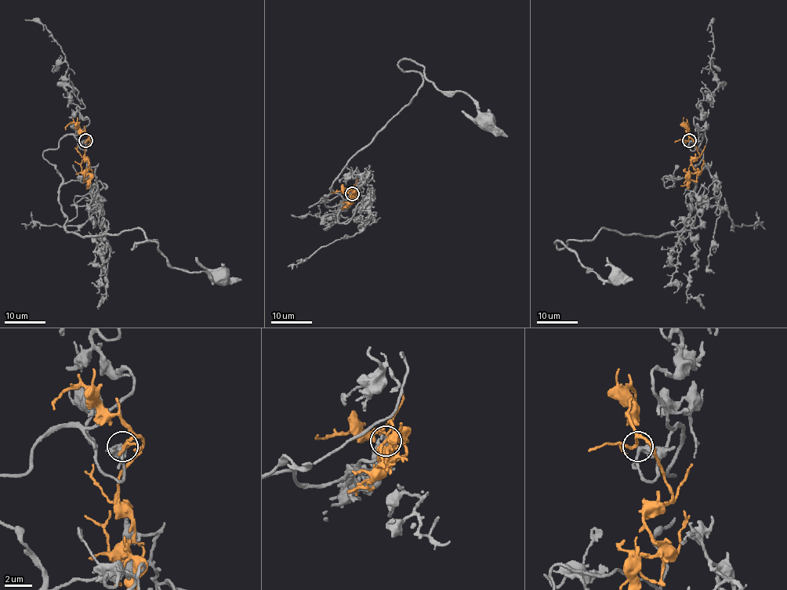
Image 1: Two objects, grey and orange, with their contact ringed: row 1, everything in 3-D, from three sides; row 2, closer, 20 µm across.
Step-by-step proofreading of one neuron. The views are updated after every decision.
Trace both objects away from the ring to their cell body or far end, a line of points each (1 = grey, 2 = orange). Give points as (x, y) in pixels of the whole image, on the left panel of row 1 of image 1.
1: (86, 141), (43, 153), (66, 229), (139, 228), (156, 240), (132, 249), (155, 240), (173, 267), (223, 279)
2: (86, 141), (90, 138), (91, 139), (84, 156), (89, 168), (86, 171), (89, 175), (88, 186)

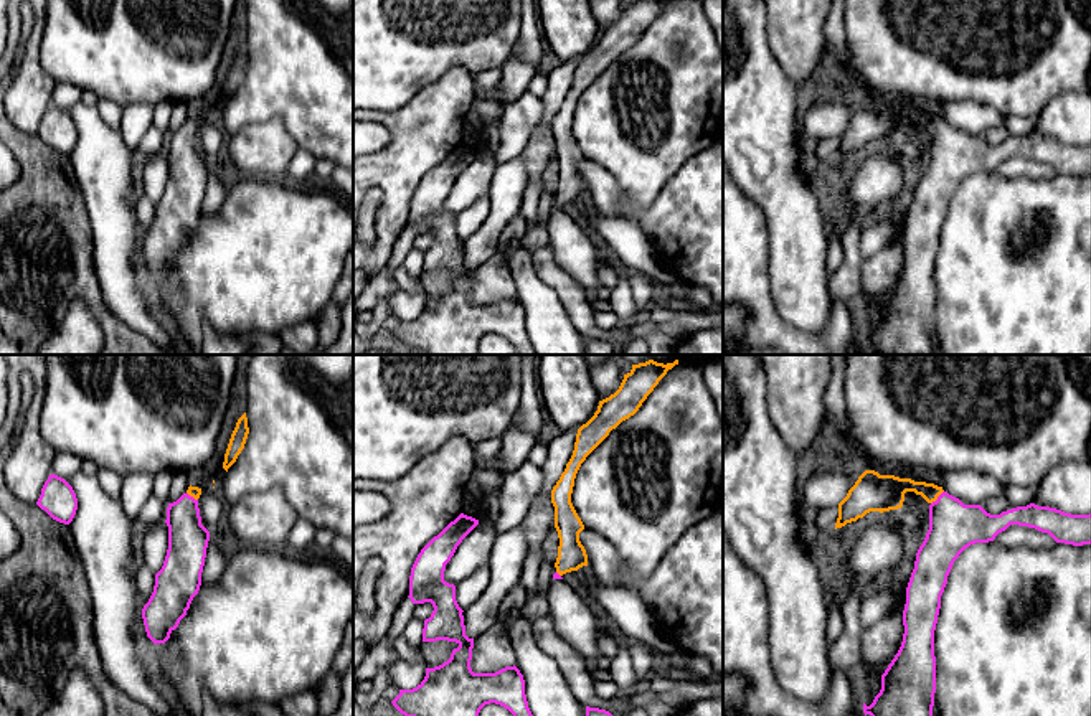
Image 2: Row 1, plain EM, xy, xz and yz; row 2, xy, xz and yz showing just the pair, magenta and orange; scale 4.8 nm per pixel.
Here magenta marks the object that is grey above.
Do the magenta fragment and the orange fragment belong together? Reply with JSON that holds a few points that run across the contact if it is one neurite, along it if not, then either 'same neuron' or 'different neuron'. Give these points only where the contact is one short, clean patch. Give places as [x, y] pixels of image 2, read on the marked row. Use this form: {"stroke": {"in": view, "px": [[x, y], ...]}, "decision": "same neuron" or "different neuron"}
{"stroke": {"in": "yz", "px": [[953, 527], [938, 497], [918, 487], [887, 492]]}, "decision": "same neuron"}

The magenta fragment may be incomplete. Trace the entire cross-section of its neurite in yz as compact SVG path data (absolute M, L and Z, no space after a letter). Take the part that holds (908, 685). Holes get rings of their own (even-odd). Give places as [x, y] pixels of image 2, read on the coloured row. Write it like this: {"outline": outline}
{"outline": "M865 470L838 503L835 530L870 511L901 508L906 492L914 492L929 503L929 530L906 587L901 647L881 675L881 690L873 703L863 703L865 716L933 716L934 630L941 596L954 561L966 548L994 541L1010 525L1048 533L1056 543L1091 544L1091 513L1071 515L1030 503L990 515L980 505L964 505L934 483L880 475L875 470Z"}

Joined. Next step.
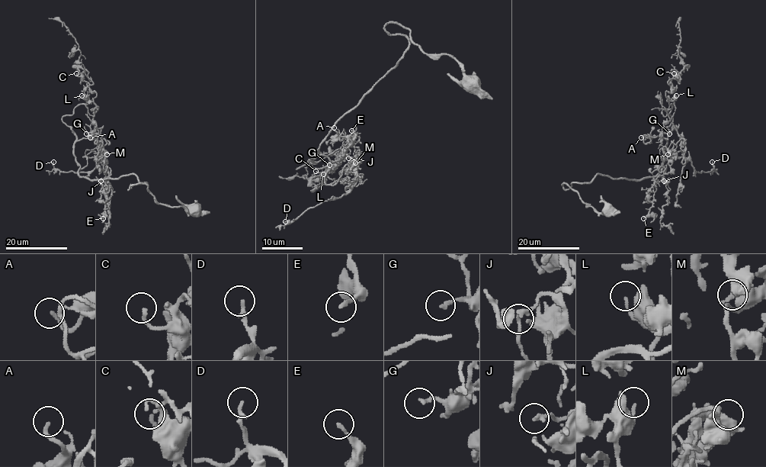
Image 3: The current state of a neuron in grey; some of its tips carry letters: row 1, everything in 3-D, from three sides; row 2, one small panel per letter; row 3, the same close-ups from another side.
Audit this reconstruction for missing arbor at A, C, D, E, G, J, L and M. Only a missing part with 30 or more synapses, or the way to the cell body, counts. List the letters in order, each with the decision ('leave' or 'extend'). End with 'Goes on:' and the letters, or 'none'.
A: extend
C: leave
D: leave
E: leave
G: leave
J: leave
L: leave
M: leave
Goes on: A

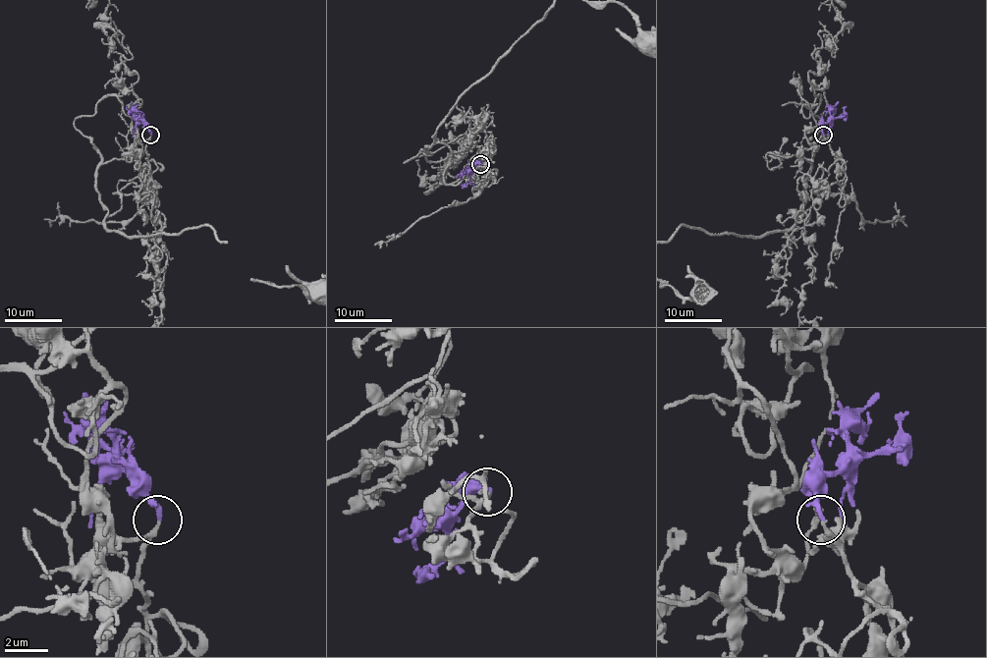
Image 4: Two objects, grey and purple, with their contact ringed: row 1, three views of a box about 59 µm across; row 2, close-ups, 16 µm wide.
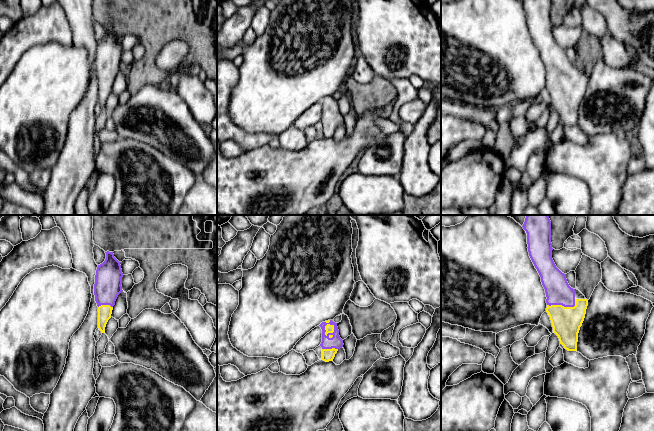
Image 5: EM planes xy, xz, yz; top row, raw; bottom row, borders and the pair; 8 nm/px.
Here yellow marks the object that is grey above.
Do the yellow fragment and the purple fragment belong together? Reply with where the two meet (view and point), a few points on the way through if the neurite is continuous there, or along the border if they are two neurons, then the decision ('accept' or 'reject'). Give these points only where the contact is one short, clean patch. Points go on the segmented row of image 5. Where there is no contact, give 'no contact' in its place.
xz (325, 329) | across xz (329, 328), (325, 329), (336, 342) | accept

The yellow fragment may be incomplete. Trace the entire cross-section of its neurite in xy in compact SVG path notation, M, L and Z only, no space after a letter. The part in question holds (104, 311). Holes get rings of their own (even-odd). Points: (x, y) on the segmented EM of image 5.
M105 252L105 261L98 265L95 275L94 295L98 306L98 328L105 333L105 327L111 318L113 306L122 290L122 269L113 252Z

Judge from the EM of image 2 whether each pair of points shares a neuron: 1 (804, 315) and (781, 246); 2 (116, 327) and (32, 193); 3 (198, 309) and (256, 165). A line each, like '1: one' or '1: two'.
1: one
2: one
3: two

